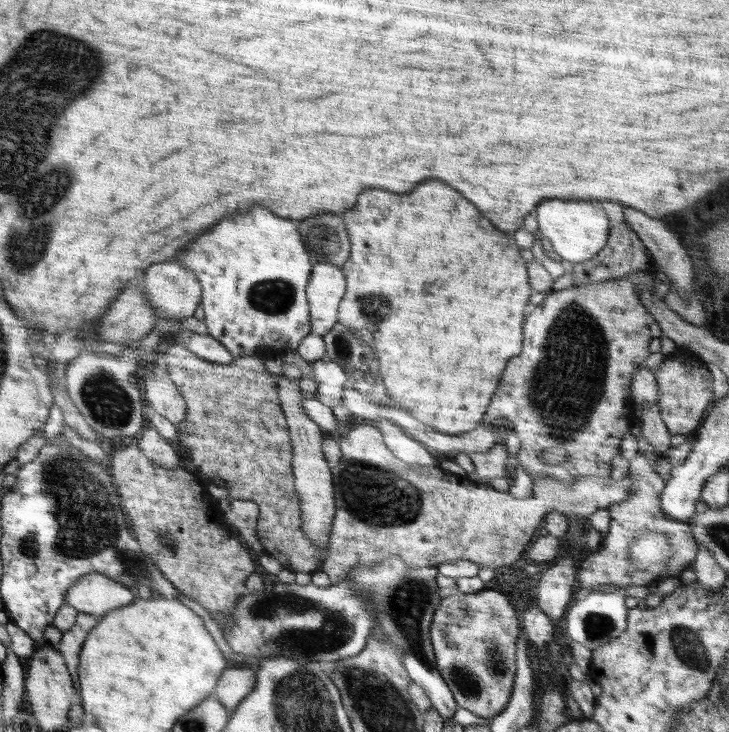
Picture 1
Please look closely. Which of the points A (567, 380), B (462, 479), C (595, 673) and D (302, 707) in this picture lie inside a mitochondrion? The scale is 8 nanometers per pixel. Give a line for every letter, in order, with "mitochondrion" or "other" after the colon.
A: mitochondrion
B: other
C: other
D: mitochondrion

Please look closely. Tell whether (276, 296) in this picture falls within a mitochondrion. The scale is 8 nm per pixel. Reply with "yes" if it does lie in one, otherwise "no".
yes

